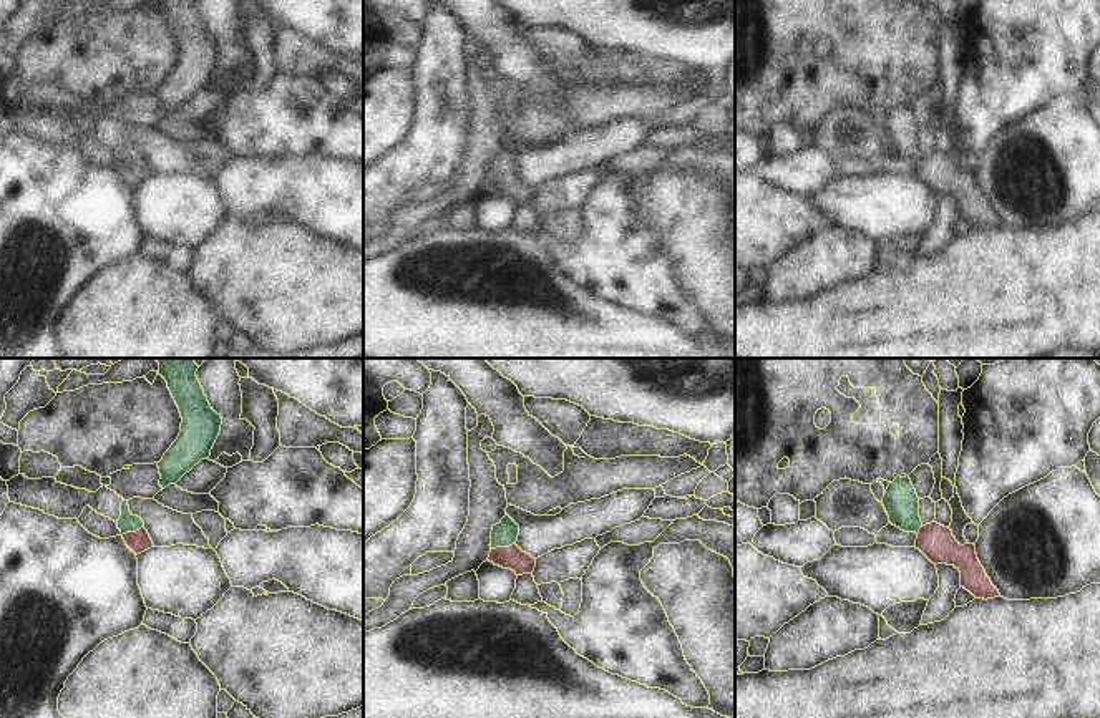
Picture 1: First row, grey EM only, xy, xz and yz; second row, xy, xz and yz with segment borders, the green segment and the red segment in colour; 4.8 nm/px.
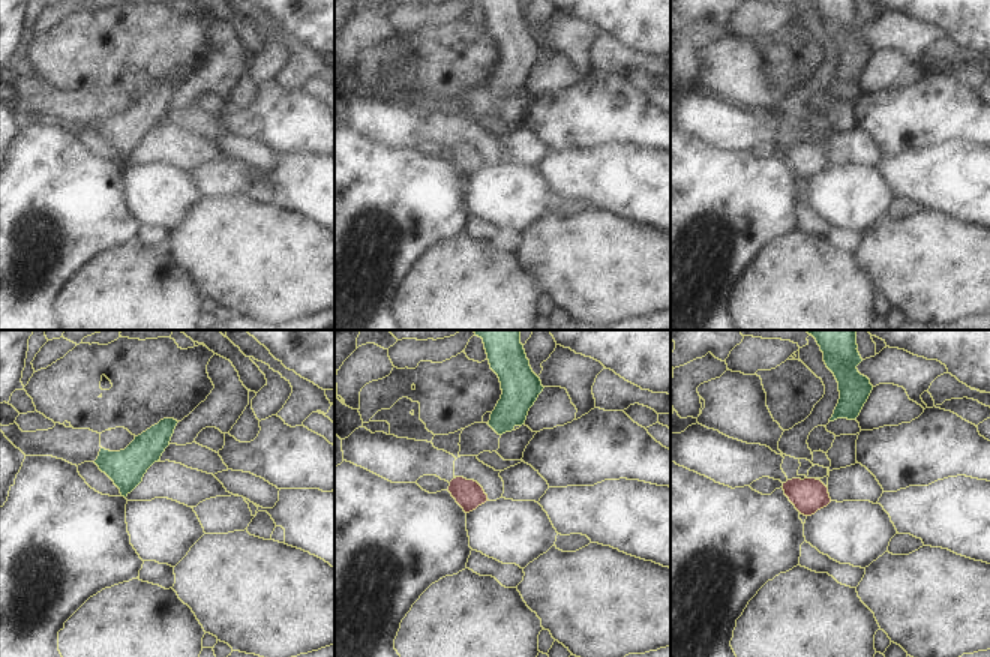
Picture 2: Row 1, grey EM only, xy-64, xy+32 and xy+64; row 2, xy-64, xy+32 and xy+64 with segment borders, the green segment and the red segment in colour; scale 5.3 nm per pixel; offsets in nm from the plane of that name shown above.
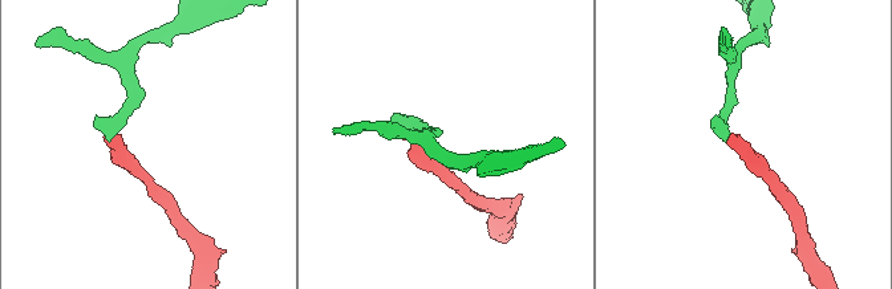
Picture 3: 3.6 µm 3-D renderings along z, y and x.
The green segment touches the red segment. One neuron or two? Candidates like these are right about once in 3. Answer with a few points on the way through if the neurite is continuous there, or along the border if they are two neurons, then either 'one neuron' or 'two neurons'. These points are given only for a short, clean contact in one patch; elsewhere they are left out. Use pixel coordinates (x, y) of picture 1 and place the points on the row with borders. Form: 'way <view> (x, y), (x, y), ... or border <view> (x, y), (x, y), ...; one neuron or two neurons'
way xz (503, 534), (503, 546), (511, 557); one neuron

